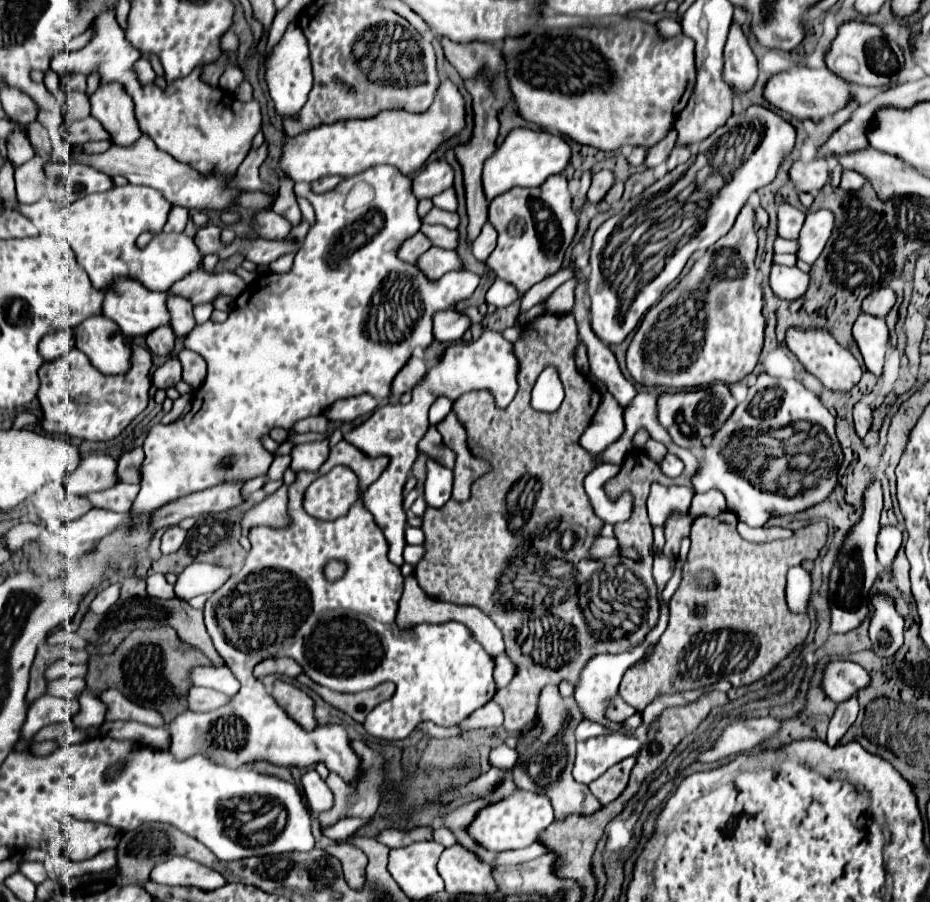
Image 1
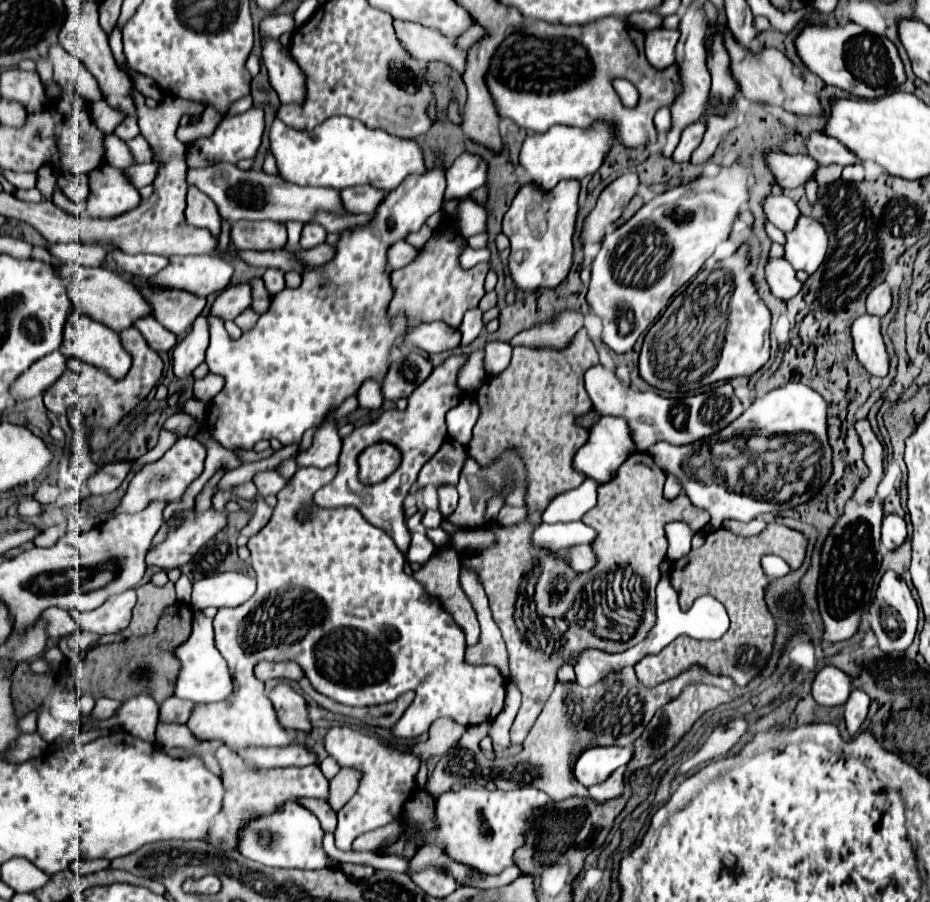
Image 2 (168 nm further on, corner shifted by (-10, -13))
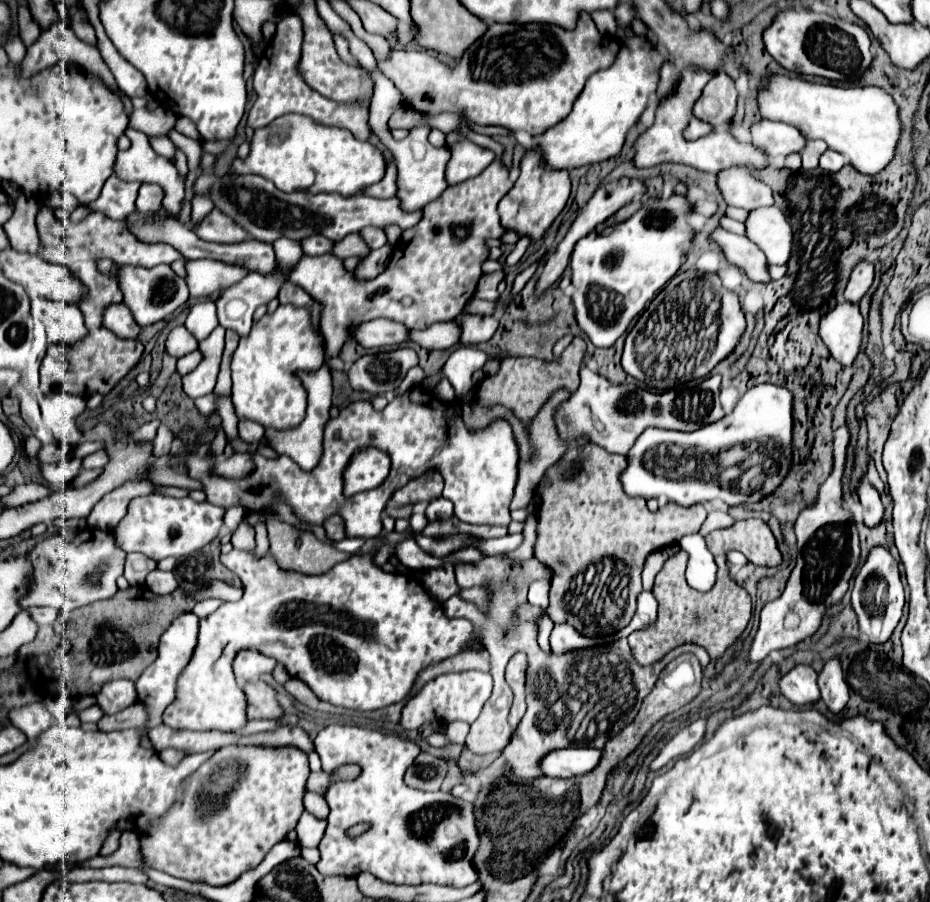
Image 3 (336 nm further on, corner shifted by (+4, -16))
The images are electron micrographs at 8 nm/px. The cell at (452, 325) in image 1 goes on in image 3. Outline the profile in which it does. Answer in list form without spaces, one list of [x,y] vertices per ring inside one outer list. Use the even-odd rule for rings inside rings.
[[[368,320],[364,324],[352,326],[348,336],[364,348],[378,348],[394,346],[408,340],[408,330],[404,324],[392,320]]]

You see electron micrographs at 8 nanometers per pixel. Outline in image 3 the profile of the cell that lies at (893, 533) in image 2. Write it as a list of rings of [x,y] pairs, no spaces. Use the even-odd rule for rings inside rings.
[[[860,478],[856,492],[858,492],[858,498],[860,498],[862,508],[864,508],[864,524],[878,526],[882,522],[882,516],[884,516],[884,506],[880,502],[878,490],[866,478]]]

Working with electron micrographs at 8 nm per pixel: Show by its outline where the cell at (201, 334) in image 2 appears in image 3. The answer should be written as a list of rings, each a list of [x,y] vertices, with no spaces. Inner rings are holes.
[[[178,326],[170,332],[168,340],[166,340],[166,352],[170,356],[186,356],[190,352],[194,352],[198,348],[198,340],[186,330],[186,326]]]

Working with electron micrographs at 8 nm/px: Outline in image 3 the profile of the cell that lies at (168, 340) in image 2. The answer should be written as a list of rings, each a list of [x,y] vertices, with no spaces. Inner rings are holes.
[[[124,302],[108,304],[108,308],[104,308],[104,326],[120,338],[138,338],[140,334],[140,326],[134,322],[132,312]]]

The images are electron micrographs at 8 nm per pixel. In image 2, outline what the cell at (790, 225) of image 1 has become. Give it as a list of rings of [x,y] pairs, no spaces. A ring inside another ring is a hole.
[[[770,195],[764,203],[764,211],[766,211],[768,221],[772,225],[776,225],[782,233],[790,233],[790,229],[794,229],[794,225],[798,223],[798,217],[800,217],[800,209],[788,197]]]

